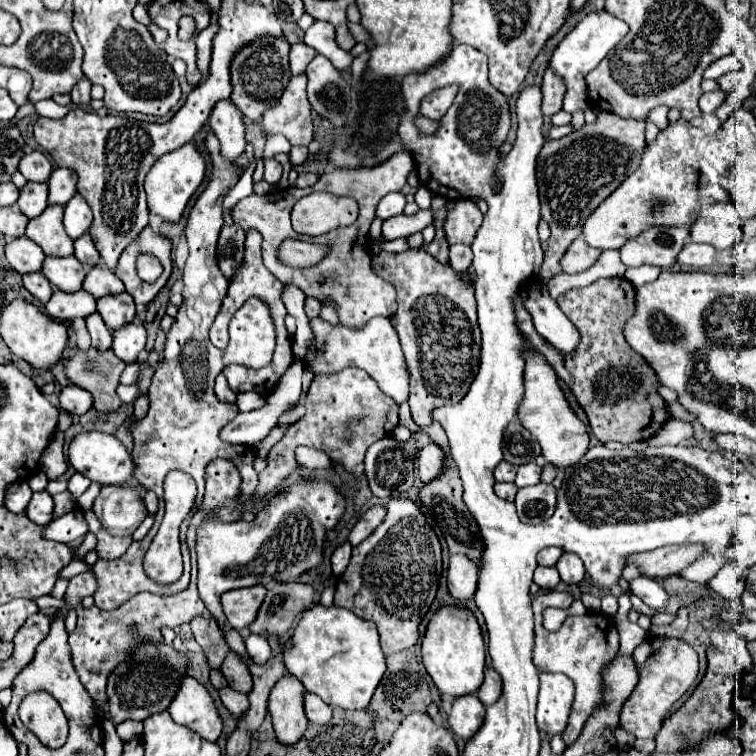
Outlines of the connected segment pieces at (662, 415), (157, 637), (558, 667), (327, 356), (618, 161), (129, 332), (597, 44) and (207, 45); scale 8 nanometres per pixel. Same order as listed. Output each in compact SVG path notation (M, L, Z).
M600 278L596 282L592 282L590 286L584 286L584 288L576 288L576 290L570 290L566 292L562 298L560 298L560 308L562 312L568 316L568 320L580 330L582 334L582 342L578 346L578 350L572 354L572 356L562 356L560 352L556 352L536 330L534 330L534 324L532 324L532 318L530 314L526 312L520 296L514 298L514 310L516 310L516 320L518 320L518 332L522 332L526 336L526 342L532 344L534 348L538 348L540 352L544 352L546 360L554 366L556 374L572 388L576 400L580 402L580 406L584 408L588 420L590 420L590 426L592 426L592 432L594 436L606 444L610 440L616 440L616 442L622 442L622 444L630 444L630 442L638 442L638 440L648 440L652 434L656 434L660 430L660 426L666 422L668 414L666 414L666 406L664 406L664 400L656 394L656 384L658 384L658 378L656 374L652 372L652 368L646 364L646 360L642 356L638 356L630 346L628 342L624 340L622 336L622 326L626 324L626 320L634 314L634 296L636 296L636 290L634 286L626 280L626 278Z
M196 570L192 574L192 580L186 590L176 592L176 594L166 594L158 596L152 592L138 592L138 596L132 596L122 608L116 610L100 610L96 606L82 608L80 604L76 606L78 612L78 622L76 630L68 636L68 644L72 648L72 662L74 668L80 676L80 682L88 690L88 694L94 698L96 704L106 706L106 680L108 674L126 658L132 646L142 644L142 642L162 642L160 626L178 626L190 622L192 616L200 616L204 612L204 602L198 596L196 590Z
M546 592L536 596L532 602L534 608L534 632L536 632L536 644L534 644L534 666L538 672L560 672L566 674L574 686L576 686L576 696L574 704L570 710L568 726L562 732L562 740L566 746L574 744L574 740L582 734L582 724L586 724L588 716L594 714L594 708L602 704L602 672L606 670L606 664L616 656L618 652L618 642L616 638L606 638L606 624L604 618L586 614L586 616L568 616L558 632L546 632L542 628L542 610L548 606L554 608L568 608L572 604L572 594L568 592Z
M320 316L310 320L310 328L314 332L314 340L304 356L306 368L314 374L334 374L346 366L356 366L366 370L372 380L380 386L380 390L390 396L396 404L408 400L408 370L404 364L404 356L400 350L398 334L388 318L374 318L368 320L362 328L346 328L342 324L332 326L330 322L322 320Z
M598 110L594 124L586 124L560 140L544 142L536 164L542 220L546 220L552 230L548 252L540 268L540 276L544 280L564 272L560 260L566 254L568 244L580 236L586 218L626 180L626 176L638 168L642 148L646 146L644 130L646 122L642 120L626 120L612 112Z
M134 320L134 324L126 324L126 328L118 328L118 332L112 332L112 336L114 336L112 342L114 354L126 364L136 362L138 354L144 350L146 344L144 324L140 320Z
M596 10L596 12L586 14L574 26L574 30L566 34L566 38L558 44L558 48L554 50L552 60L550 60L550 66L554 68L554 72L560 74L566 80L566 86L568 86L562 110L574 114L576 110L590 108L584 76L590 72L590 68L596 68L596 64L626 36L626 32L628 32L628 26L622 20L610 16L610 12L606 12L606 10Z
M212 24L208 26L206 30L202 30L196 38L196 48L198 48L198 68L200 68L200 74L204 78L208 78L208 72L210 72L210 56L212 56L212 38L214 34L218 32L218 24Z

